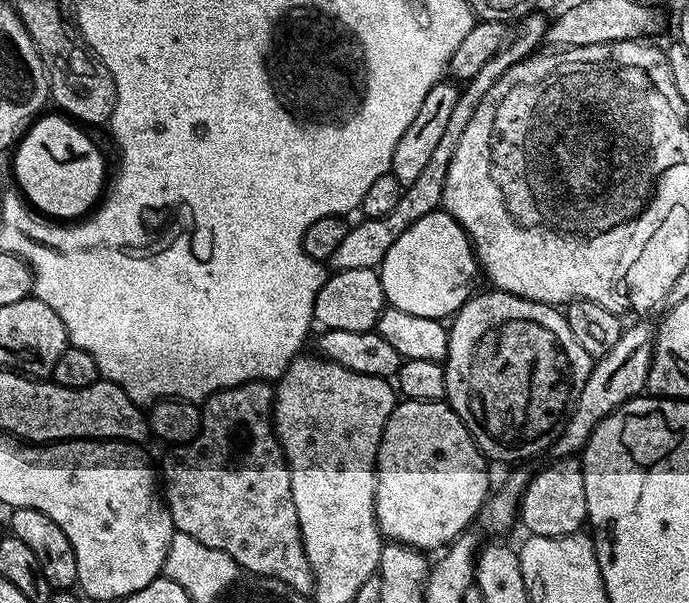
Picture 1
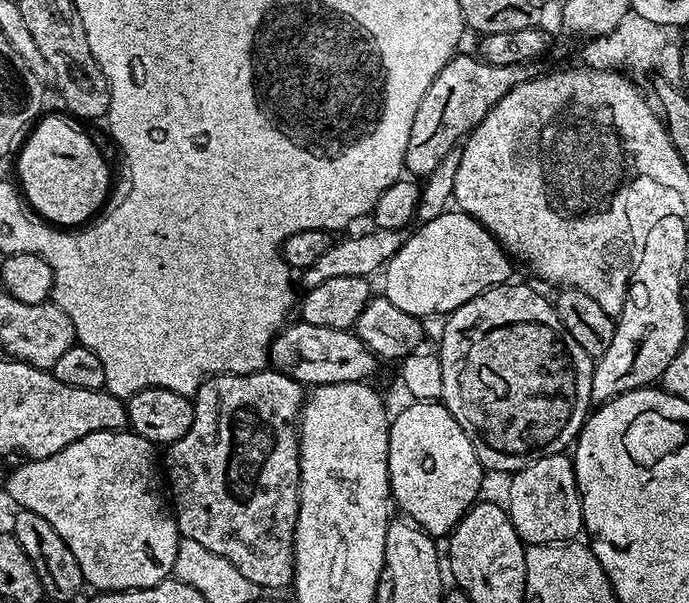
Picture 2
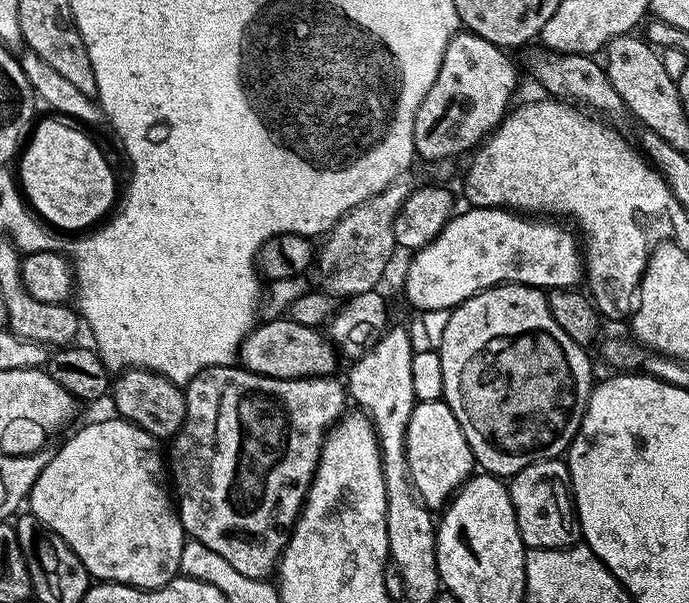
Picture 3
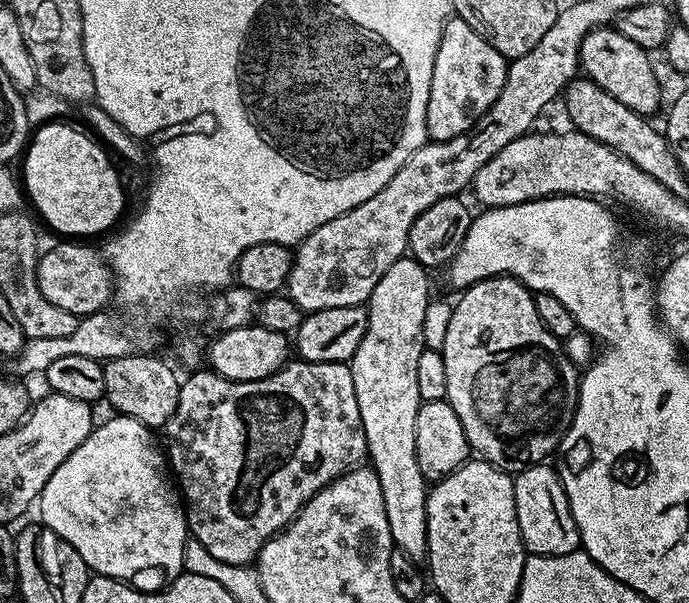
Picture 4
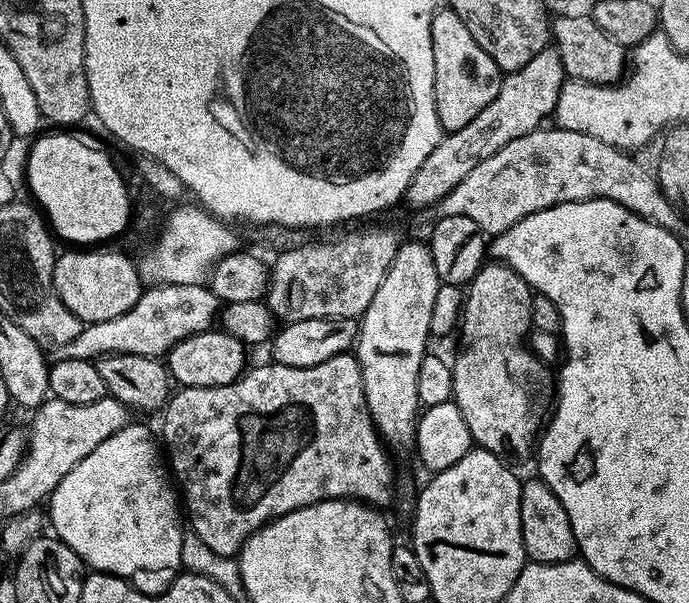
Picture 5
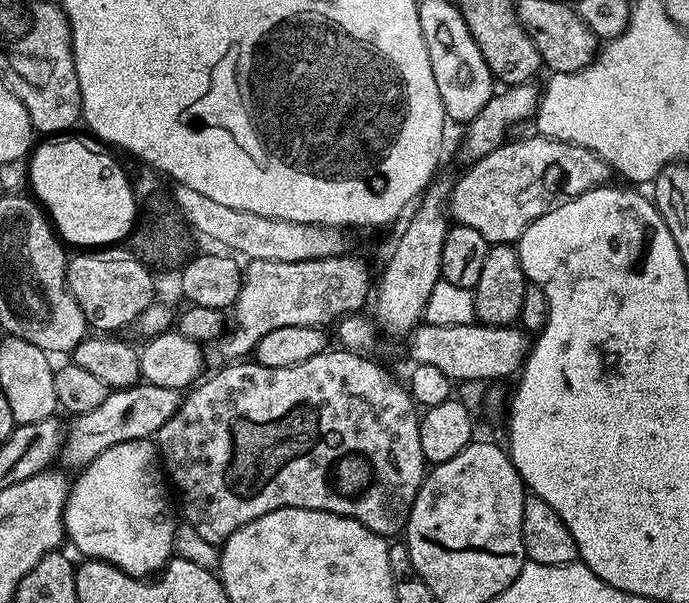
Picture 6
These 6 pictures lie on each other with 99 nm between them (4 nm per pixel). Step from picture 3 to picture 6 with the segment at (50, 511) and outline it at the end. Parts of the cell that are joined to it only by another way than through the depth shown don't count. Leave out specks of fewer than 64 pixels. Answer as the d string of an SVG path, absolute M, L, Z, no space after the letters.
M151 439L118 442L118 446L102 450L102 454L84 465L77 476L80 477L71 481L64 507L64 530L70 544L72 540L73 546L81 552L81 557L104 560L122 569L128 576L148 578L159 573L173 559L172 543L178 523L178 516L172 513L172 504L168 501L170 488L166 483L159 447Z

